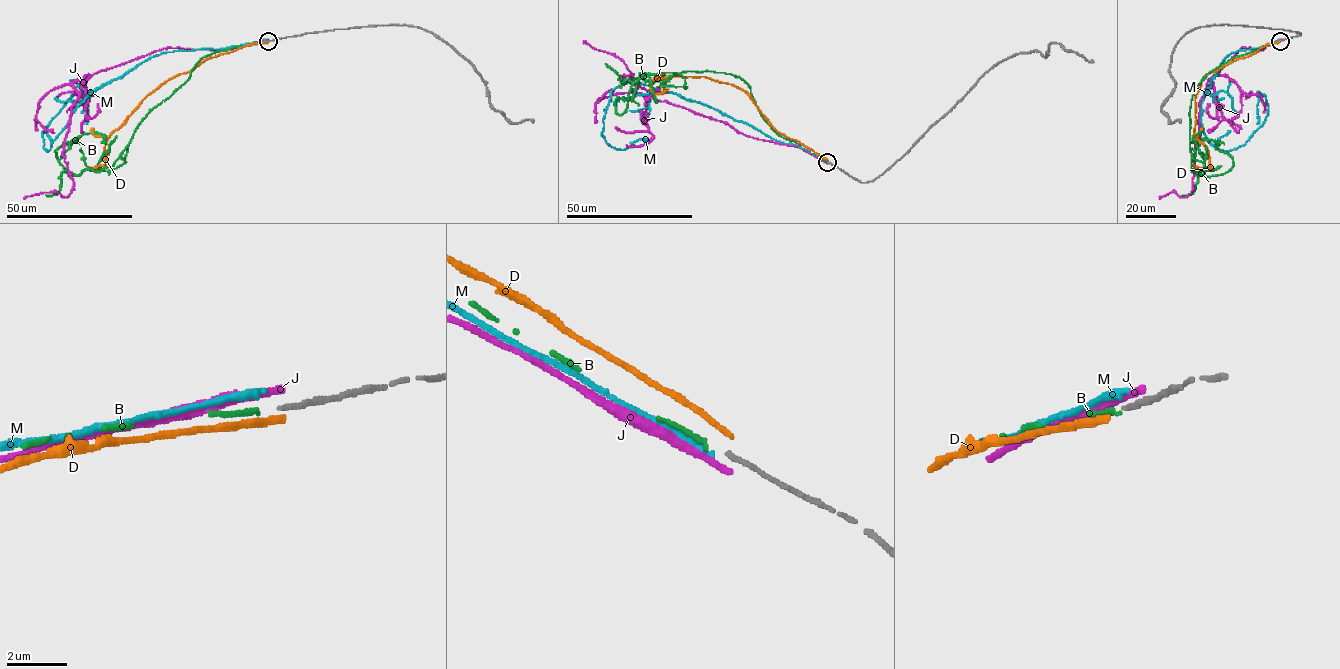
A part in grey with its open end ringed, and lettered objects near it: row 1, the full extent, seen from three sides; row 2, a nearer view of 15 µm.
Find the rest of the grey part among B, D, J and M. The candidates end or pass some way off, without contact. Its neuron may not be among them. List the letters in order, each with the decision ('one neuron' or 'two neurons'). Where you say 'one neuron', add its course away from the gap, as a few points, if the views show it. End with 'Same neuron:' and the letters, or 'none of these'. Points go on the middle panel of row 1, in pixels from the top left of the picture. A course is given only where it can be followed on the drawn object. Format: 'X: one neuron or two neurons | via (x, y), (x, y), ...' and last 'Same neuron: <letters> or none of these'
B: one neuron | via (825, 161), (778, 135), (729, 73), (644, 74), (618, 114), (617, 98), (666, 73)
D: two neurons
J: two neurons
M: two neurons
Same neuron: B

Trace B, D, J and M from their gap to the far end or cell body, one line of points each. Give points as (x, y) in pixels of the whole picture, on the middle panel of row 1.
B: (825, 161), (778, 135), (729, 73), (644, 74), (618, 114), (617, 98), (666, 73)
D: (828, 161), (778, 132), (739, 88), (704, 76), (670, 75), (665, 90), (654, 93), (650, 84), (663, 73)
J: (827, 162), (793, 145), (754, 138), (659, 101), (624, 79), (633, 74), (624, 62), (583, 40)
M: (826, 162), (678, 94), (640, 83), (616, 86), (602, 136), (622, 149), (645, 138)

